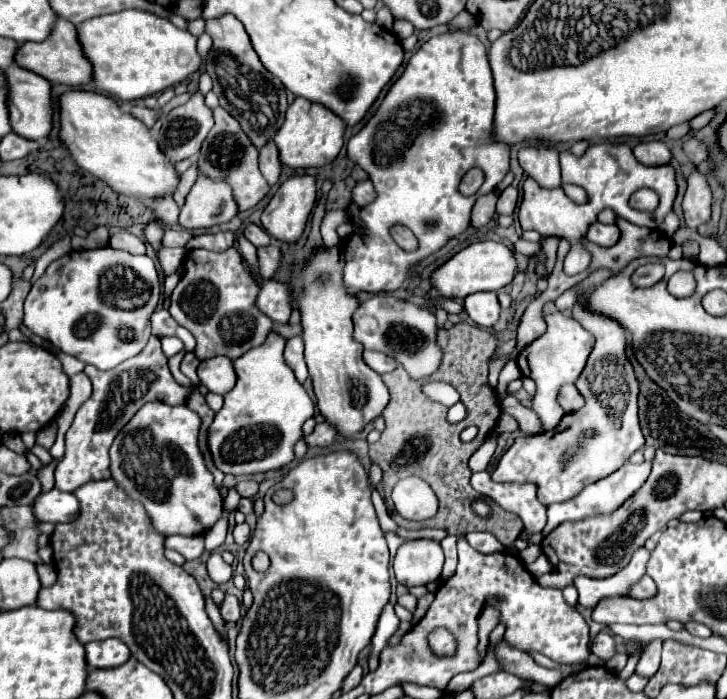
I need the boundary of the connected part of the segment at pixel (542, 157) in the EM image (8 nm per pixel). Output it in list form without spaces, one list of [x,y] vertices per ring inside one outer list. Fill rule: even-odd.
[[[531,144],[519,150],[519,164],[527,176],[535,178],[545,188],[561,186],[559,150],[555,146]]]

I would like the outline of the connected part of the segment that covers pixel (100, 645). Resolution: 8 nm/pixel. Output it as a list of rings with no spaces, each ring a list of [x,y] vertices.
[[[103,640],[103,642],[89,642],[87,650],[87,664],[91,668],[115,668],[129,660],[131,652],[121,640]]]

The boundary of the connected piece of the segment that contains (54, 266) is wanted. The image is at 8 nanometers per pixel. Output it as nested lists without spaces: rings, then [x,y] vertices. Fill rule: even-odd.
[[[111,246],[79,250],[47,266],[25,300],[23,322],[33,334],[81,362],[113,370],[145,348],[151,336],[149,318],[159,298],[161,284],[149,256],[133,256]]]

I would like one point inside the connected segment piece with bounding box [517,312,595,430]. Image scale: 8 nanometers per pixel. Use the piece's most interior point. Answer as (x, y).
(557, 358)

